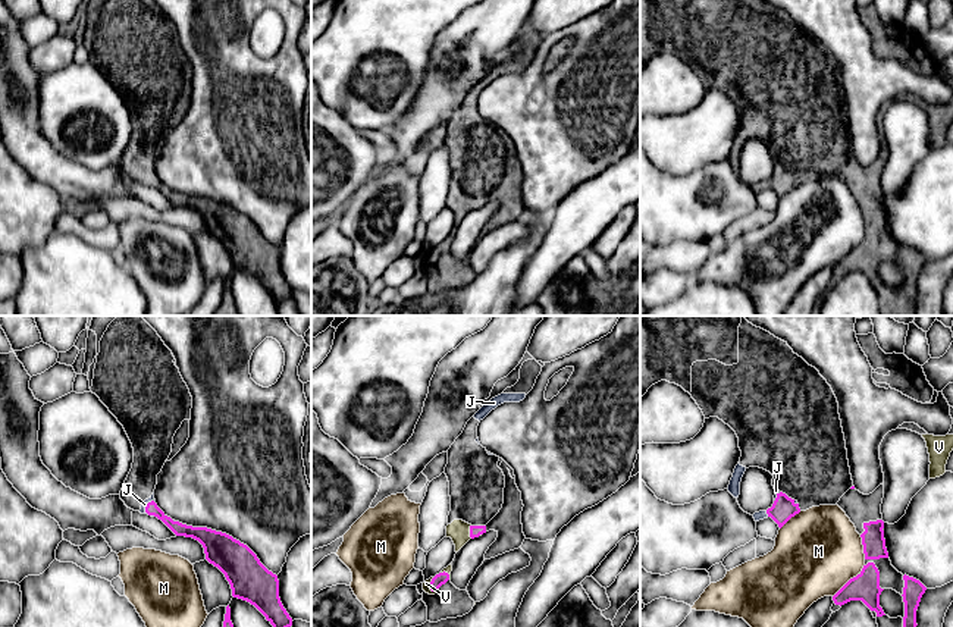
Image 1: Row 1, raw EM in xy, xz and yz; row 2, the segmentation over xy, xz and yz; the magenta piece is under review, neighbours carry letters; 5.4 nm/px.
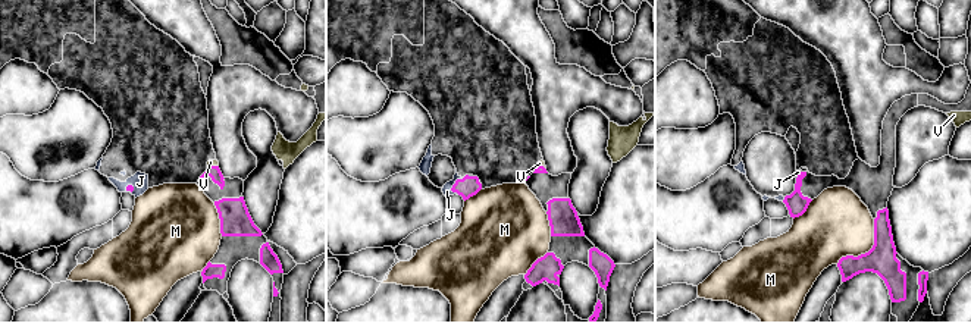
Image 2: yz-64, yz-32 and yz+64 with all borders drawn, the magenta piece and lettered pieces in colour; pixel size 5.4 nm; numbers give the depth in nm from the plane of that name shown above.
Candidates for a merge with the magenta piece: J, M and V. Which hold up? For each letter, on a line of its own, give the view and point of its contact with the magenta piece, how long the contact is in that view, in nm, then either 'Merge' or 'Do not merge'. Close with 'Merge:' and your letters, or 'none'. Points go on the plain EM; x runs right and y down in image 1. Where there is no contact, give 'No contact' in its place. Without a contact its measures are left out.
J: Touches magenta at xy (147, 176). Shared border 90 nm. Merge
M: Touches magenta at yz (849, 251). Shared border 260 nm. Do not merge
V: Touches magenta at xz (470, 203). Shared border 80 nm. Merge
Merge: J, V

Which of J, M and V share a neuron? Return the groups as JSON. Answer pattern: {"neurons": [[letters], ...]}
{"neurons": [["J", "V"], ["M"]]}

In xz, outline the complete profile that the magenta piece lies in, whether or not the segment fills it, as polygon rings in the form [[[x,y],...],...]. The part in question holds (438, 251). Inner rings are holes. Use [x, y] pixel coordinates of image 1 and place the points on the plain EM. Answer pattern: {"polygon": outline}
{"polygon": [[[449,235],[435,248],[423,254],[423,273],[427,278],[427,292],[438,294],[468,285],[474,272],[467,261],[460,261],[451,254],[452,236]]]}

